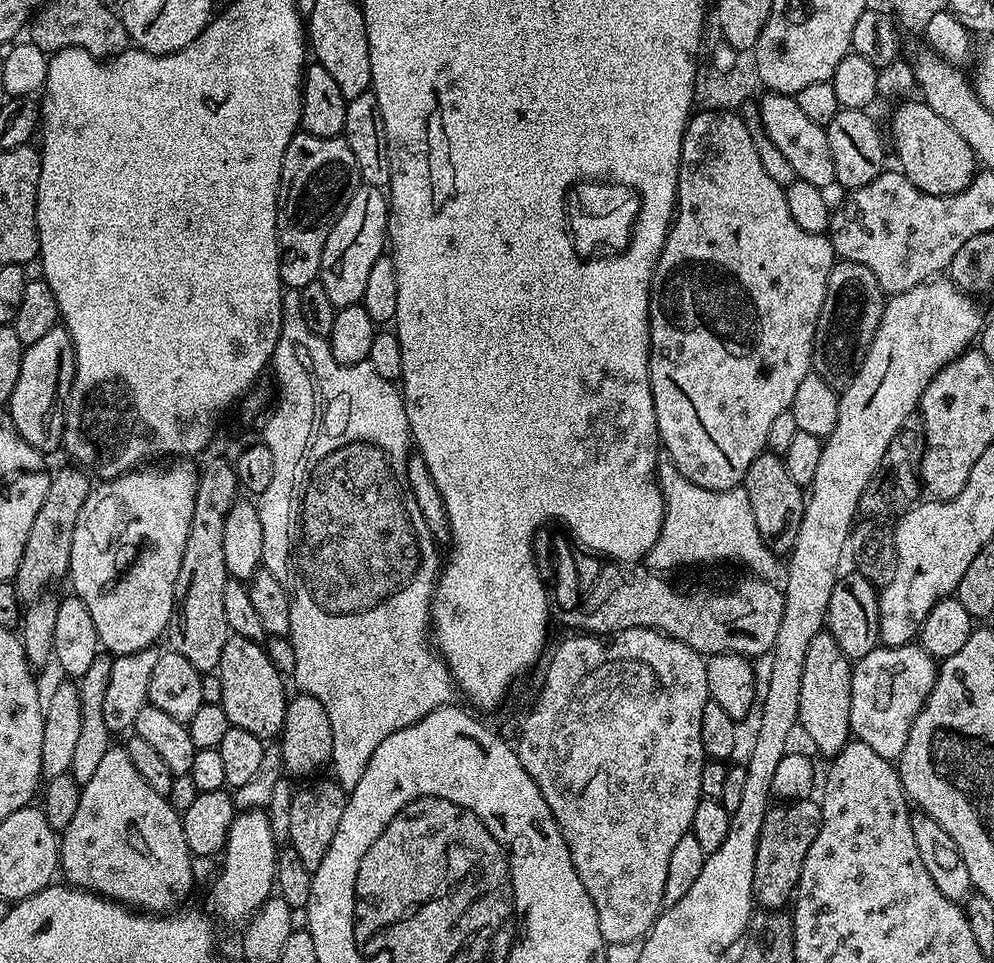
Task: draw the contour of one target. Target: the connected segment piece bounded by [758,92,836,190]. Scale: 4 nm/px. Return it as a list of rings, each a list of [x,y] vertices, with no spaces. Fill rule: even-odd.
[[[768,92],[761,100],[758,100],[760,124],[764,127],[764,133],[778,146],[778,151],[794,166],[799,179],[810,182],[814,186],[825,190],[831,189],[836,184],[834,174],[834,157],[830,154],[830,142],[825,128],[818,126],[804,113],[795,96],[784,96],[781,92]]]

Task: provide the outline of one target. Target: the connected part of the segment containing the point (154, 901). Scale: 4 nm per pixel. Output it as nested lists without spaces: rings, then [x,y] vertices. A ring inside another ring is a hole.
[[[127,747],[106,750],[98,770],[81,787],[78,810],[59,842],[59,871],[73,888],[95,892],[145,914],[177,911],[192,892],[194,857],[186,846],[181,813],[138,774]]]

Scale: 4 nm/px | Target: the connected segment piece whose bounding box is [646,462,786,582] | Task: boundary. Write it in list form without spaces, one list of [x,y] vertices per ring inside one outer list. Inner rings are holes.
[[[671,462],[661,463],[657,467],[656,479],[664,499],[664,521],[662,530],[646,557],[647,567],[651,571],[668,574],[671,568],[680,568],[683,564],[712,564],[715,560],[737,560],[752,571],[749,573],[753,577],[773,582],[783,581],[786,575],[785,561],[772,551],[769,541],[762,538],[758,522],[754,522],[754,510],[750,510],[750,498],[745,494],[743,487],[719,492],[694,486],[694,482],[687,480]]]

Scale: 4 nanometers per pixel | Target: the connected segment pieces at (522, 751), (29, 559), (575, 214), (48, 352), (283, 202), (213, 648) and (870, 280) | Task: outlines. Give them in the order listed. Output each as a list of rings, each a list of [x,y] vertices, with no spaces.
[[[649,628],[626,629],[615,633],[609,640],[596,634],[576,635],[578,636],[562,641],[553,650],[552,657],[551,652],[547,657],[549,660],[548,669],[544,672],[544,685],[520,728],[520,744],[515,745],[515,750],[526,774],[530,774],[538,790],[542,790],[542,798],[546,798],[546,806],[550,806],[550,814],[554,814],[562,838],[566,838],[570,858],[578,870],[578,878],[582,878],[582,886],[586,886],[586,894],[590,894],[594,910],[598,910],[598,930],[602,930],[605,945],[643,941],[665,907],[666,869],[670,866],[670,854],[674,846],[678,846],[678,841],[691,829],[694,810],[698,810],[702,799],[701,777],[706,763],[702,746],[702,710],[709,699],[706,660],[681,640]]]
[[[79,466],[60,468],[51,473],[52,481],[46,490],[46,499],[30,526],[30,538],[26,538],[26,550],[22,550],[22,562],[18,562],[15,586],[21,601],[35,602],[45,595],[55,580],[64,580],[70,566],[70,546],[74,543],[74,526],[78,526],[78,514],[94,487],[89,473]]]
[[[581,182],[569,192],[566,215],[576,253],[585,258],[601,254],[619,254],[632,240],[632,228],[640,213],[640,197],[635,188],[611,182]]]
[[[63,326],[49,330],[38,342],[25,347],[22,370],[18,370],[18,383],[14,394],[10,394],[6,411],[12,415],[18,434],[42,454],[49,454],[64,443],[64,406],[72,389],[75,369],[74,342]]]
[[[300,130],[290,146],[286,146],[276,210],[276,234],[280,238],[280,282],[285,289],[299,290],[318,279],[326,238],[361,183],[354,154],[350,154],[350,146],[342,138],[322,138]]]
[[[216,460],[208,464],[199,473],[196,482],[196,497],[194,498],[194,518],[190,518],[190,534],[186,534],[186,550],[182,550],[182,570],[178,570],[176,583],[176,611],[172,614],[172,623],[168,625],[166,640],[169,640],[171,651],[182,654],[190,666],[194,666],[202,674],[215,673],[220,667],[222,646],[226,646],[228,623],[222,590],[226,587],[229,574],[226,570],[226,553],[222,550],[222,530],[226,530],[226,514],[230,506],[238,499],[236,470],[231,463]]]
[[[837,259],[826,282],[826,298],[822,302],[812,352],[812,371],[817,372],[832,388],[847,388],[859,370],[882,322],[885,303],[886,293],[882,286],[878,286],[878,278],[874,278],[872,271],[866,270],[866,266],[858,266],[858,262]]]

